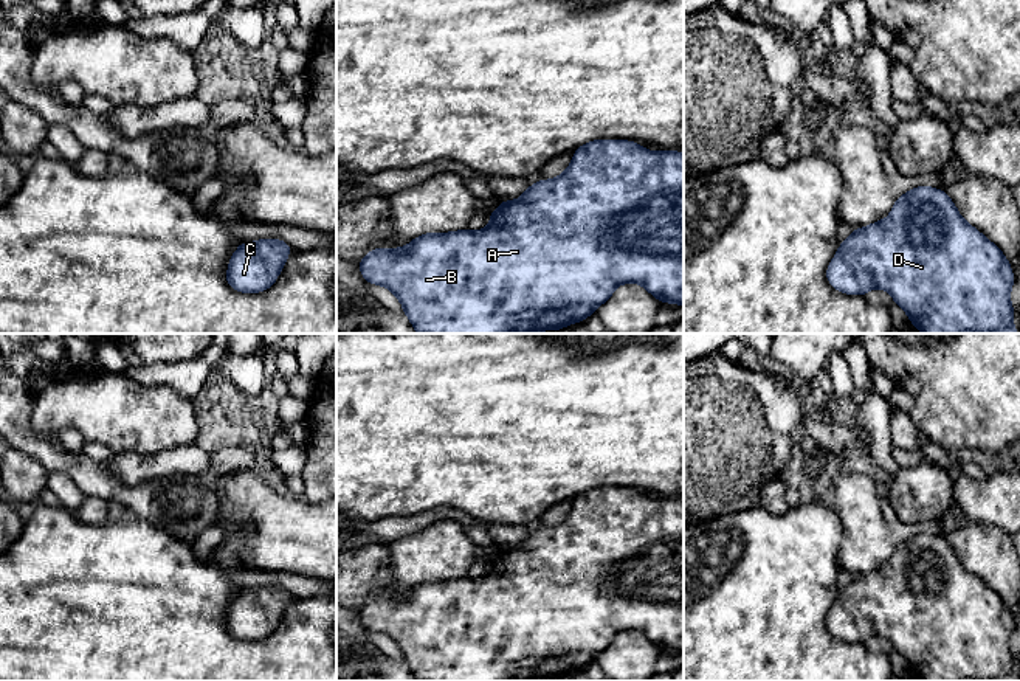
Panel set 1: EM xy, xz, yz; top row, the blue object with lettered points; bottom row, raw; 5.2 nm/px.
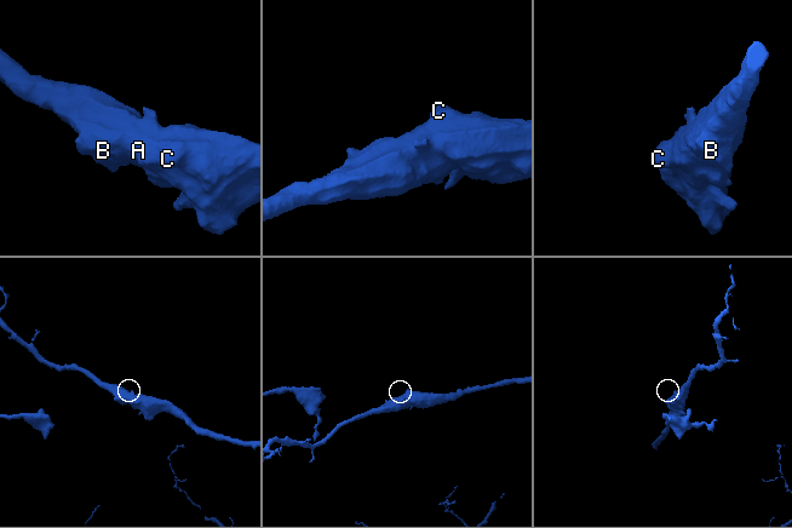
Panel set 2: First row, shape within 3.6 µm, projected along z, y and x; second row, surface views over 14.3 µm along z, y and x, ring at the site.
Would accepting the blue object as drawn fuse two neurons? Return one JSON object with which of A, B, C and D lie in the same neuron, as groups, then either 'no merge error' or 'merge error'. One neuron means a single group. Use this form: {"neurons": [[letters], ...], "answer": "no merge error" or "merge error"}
{"neurons": [["A", "B", "C", "D"]], "answer": "no merge error"}

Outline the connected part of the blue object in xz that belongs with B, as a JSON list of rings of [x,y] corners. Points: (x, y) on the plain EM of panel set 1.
[[[595,487],[574,500],[569,515],[557,526],[539,527],[515,549],[502,551],[490,562],[490,572],[481,579],[428,580],[406,596],[375,596],[360,608],[360,619],[369,631],[388,634],[401,650],[405,662],[417,681],[529,681],[558,678],[594,662],[620,631],[637,630],[660,650],[684,653],[684,501],[676,498],[650,500],[634,489]]]

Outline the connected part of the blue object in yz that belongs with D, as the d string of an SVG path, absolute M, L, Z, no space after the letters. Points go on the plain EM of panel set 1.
M930 534L899 543L887 566L854 576L829 610L826 627L846 642L888 638L922 681L1018 681L1009 647L1015 627L1006 603L960 563L944 538Z

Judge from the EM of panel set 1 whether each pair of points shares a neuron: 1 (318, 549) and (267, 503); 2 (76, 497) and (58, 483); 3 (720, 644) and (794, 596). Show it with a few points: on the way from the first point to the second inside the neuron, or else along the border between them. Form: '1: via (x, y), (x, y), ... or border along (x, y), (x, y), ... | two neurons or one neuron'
1: via (306, 539), (279, 515) | one neuron
2: via (72, 497), (62, 487) | one neuron
3: via (738, 630), (743, 630), (775, 598) | one neuron

